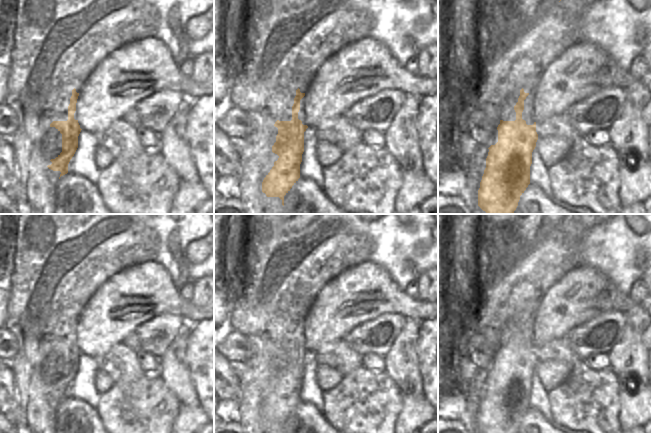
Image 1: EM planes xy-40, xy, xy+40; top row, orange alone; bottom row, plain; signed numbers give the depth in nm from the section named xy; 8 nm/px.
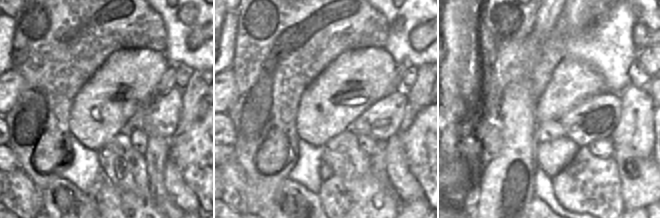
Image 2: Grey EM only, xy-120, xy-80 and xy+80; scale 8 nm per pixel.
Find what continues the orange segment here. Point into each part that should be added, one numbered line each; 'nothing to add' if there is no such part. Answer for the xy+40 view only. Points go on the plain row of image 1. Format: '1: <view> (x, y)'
1: xy+40 (528, 337)

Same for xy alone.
1: xy (301, 340)

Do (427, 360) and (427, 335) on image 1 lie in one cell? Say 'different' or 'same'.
same

